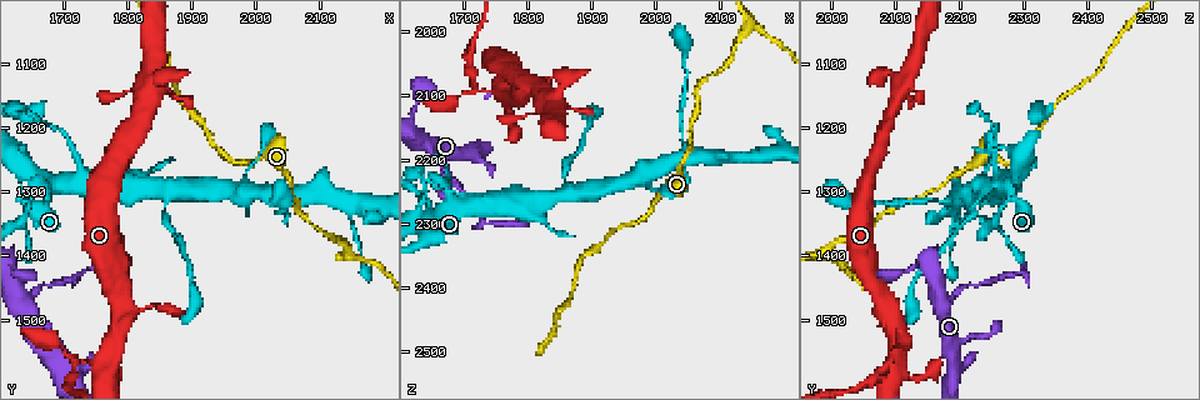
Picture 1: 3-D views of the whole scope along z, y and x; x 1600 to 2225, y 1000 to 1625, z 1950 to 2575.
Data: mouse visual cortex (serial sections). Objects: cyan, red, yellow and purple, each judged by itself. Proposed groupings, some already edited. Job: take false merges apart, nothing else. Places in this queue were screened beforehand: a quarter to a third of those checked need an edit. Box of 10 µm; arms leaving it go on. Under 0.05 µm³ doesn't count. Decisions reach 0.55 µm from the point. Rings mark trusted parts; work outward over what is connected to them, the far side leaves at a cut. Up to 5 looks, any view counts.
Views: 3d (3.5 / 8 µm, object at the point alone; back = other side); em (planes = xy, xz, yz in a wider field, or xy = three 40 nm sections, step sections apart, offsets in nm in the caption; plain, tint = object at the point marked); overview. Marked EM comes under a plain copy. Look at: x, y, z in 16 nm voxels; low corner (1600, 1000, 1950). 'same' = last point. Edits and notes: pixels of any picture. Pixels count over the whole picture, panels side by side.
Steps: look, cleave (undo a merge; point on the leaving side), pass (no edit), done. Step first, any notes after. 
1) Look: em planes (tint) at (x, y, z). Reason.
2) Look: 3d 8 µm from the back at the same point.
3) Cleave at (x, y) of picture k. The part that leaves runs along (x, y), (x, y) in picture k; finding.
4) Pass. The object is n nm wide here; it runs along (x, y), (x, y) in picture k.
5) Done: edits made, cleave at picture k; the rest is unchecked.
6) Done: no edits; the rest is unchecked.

Look: em xy step 2 (tint) at (1730, 1255, 2260). Thick turns thin.

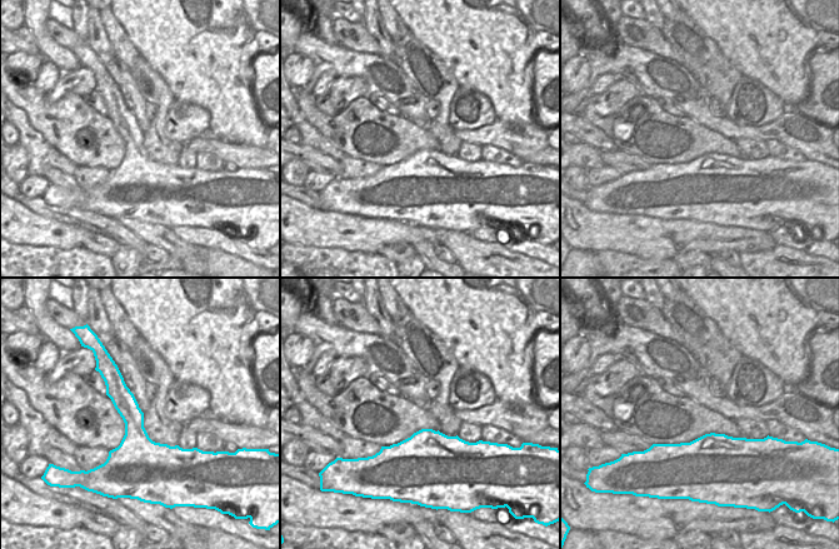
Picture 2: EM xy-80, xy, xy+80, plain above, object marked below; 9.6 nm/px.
Look: 3d 3.5 µm at the same point.

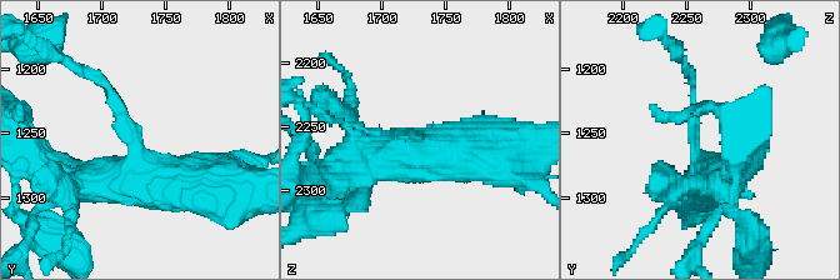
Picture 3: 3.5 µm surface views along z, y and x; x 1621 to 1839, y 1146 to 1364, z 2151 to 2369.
Pass. It runs along (720, 184), (695, 153), (691, 73) in picture 3; one cell here.

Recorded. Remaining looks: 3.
Look: 3d 3.5 µm at (1660, 1450, 2200). Calibre changes.

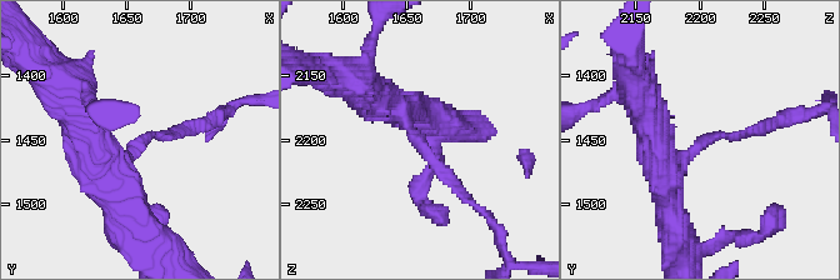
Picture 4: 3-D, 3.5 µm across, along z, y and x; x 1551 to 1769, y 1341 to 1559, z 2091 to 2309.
Look: em xy step 5 (tint) at (1656, 1454, 2200). The arms are 150, 400 nm wide; need the tissue.

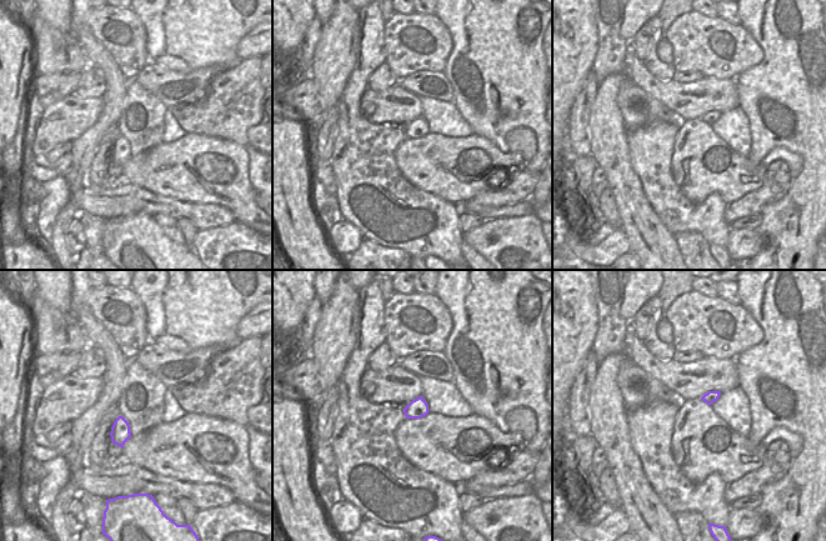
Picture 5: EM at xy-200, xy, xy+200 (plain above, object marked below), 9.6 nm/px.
Cleave at (160, 136) of picture 4. The part that leaves runs along (130, 153), (153, 134), (206, 123) in picture 4; a second cell is stuck on.

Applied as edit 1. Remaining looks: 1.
Done: edits made, cleave at picture 4; the rest is unchecked.

